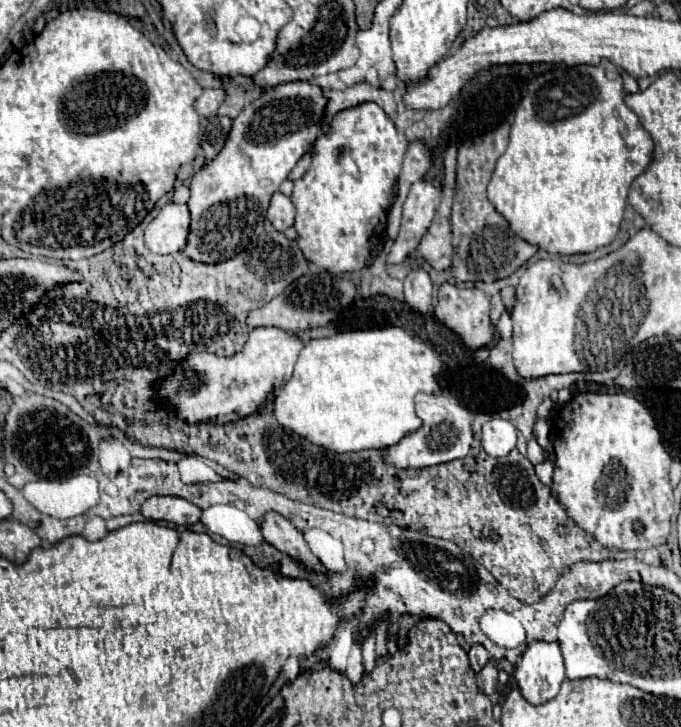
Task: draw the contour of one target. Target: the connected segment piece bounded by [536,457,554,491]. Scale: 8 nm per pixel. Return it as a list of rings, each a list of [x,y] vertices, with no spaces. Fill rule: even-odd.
[[[546,457],[546,461],[544,463],[540,463],[540,465],[536,465],[536,475],[538,475],[538,479],[552,491],[552,463],[550,463],[550,459]]]

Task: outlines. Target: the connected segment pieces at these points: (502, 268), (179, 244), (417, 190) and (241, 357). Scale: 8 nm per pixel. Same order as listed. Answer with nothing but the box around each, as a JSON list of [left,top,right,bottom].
[[450,187,538,283],[144,203,190,255],[388,181,440,263],[158,327,304,423]]

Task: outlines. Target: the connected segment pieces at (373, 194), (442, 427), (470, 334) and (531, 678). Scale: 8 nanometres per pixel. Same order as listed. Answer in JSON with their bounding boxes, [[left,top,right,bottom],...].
[[290,103,408,273],[384,393,472,469],[436,283,496,349],[514,641,564,705]]

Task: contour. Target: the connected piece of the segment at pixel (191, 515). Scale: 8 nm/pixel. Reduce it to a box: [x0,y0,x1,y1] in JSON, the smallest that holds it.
[140,497,200,525]

